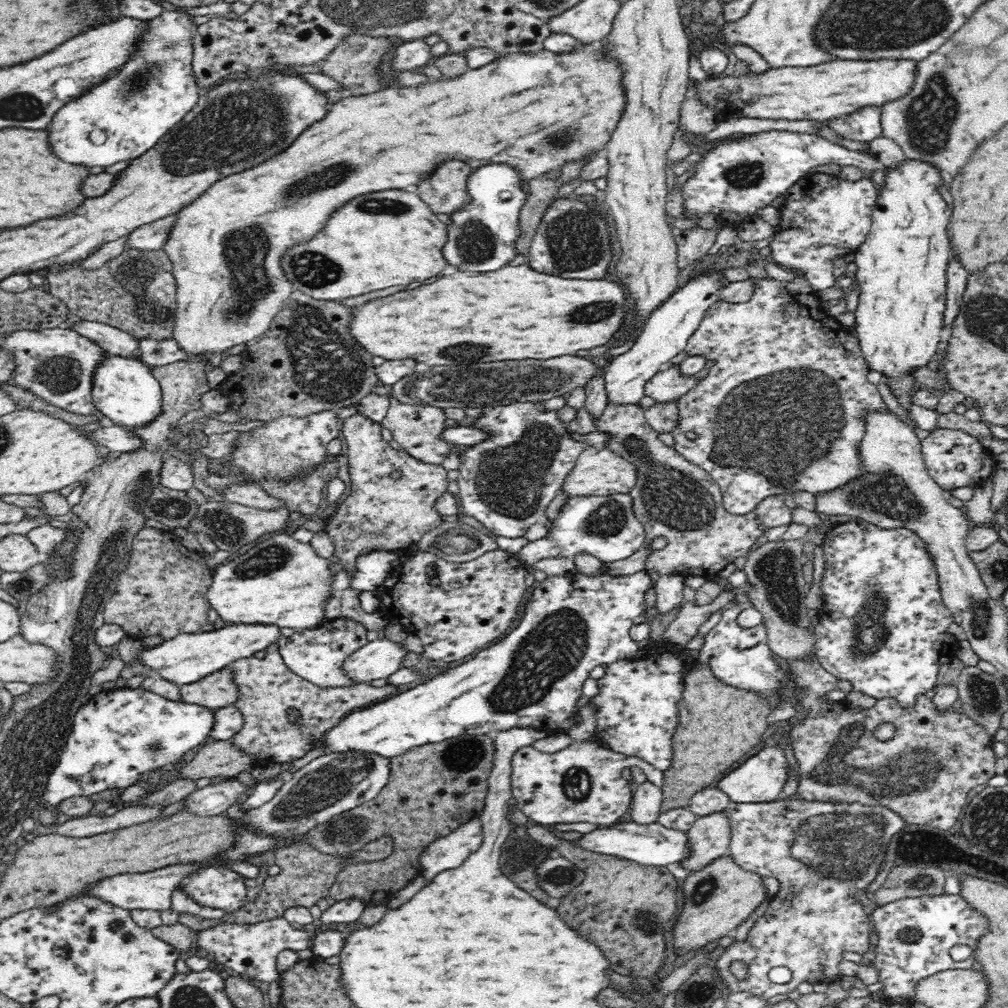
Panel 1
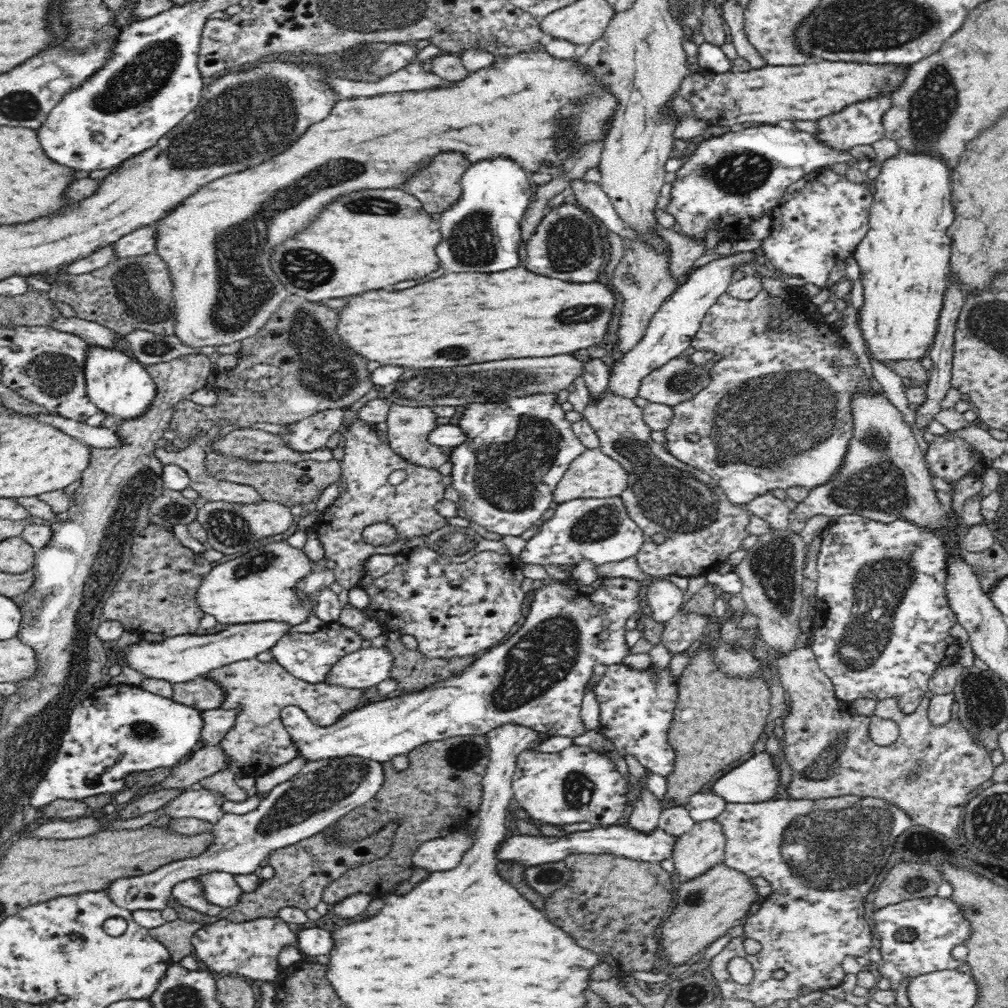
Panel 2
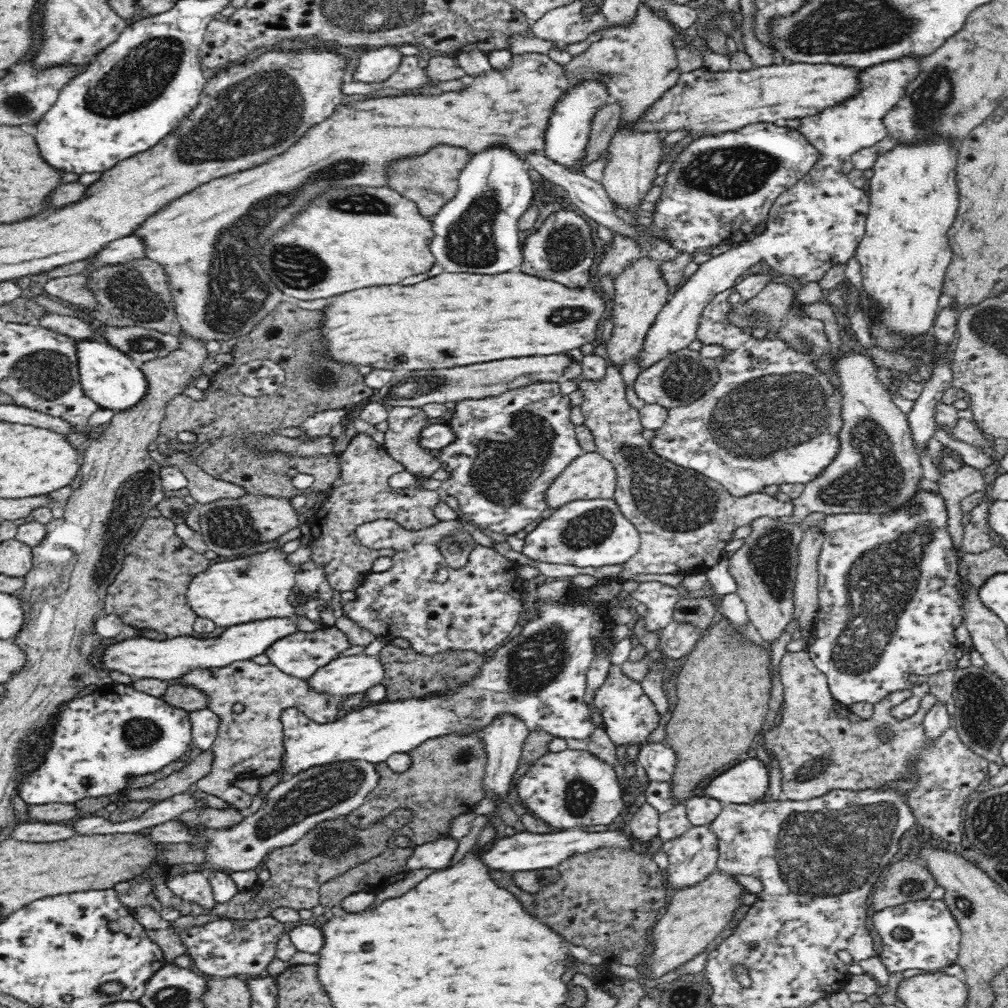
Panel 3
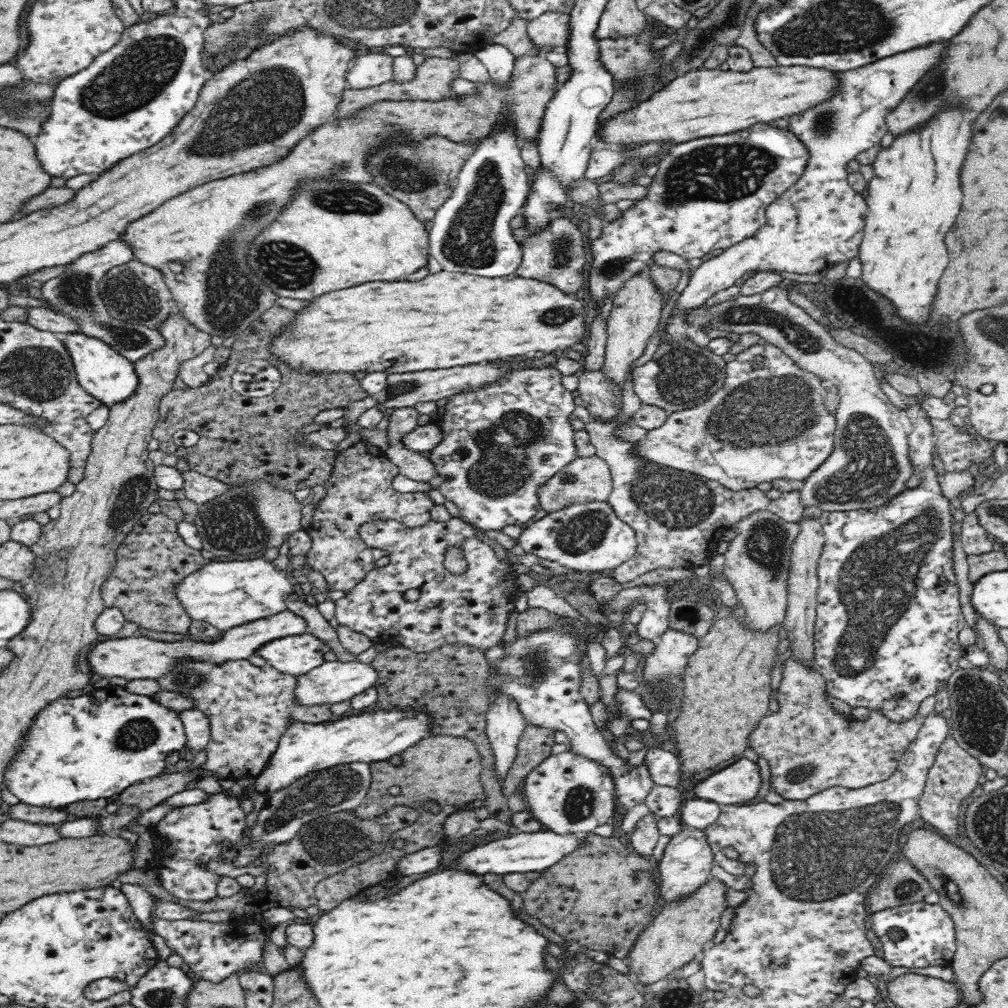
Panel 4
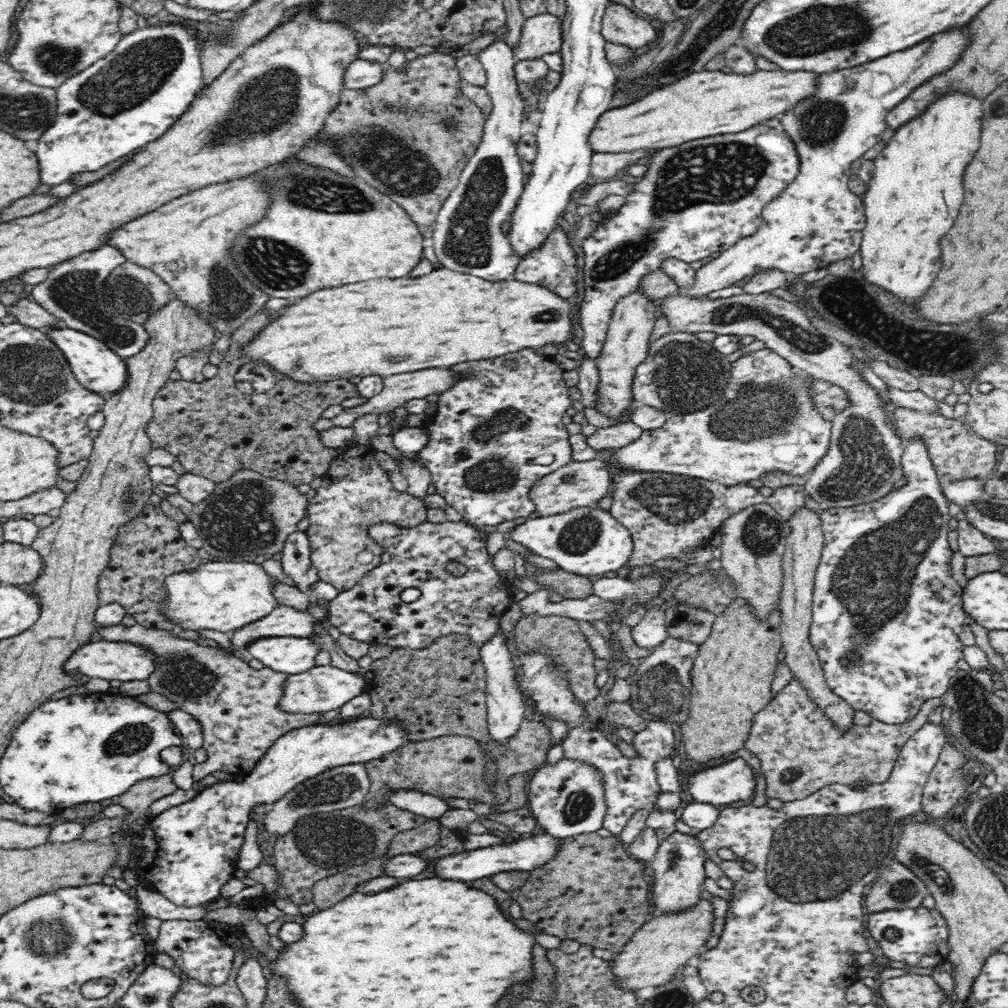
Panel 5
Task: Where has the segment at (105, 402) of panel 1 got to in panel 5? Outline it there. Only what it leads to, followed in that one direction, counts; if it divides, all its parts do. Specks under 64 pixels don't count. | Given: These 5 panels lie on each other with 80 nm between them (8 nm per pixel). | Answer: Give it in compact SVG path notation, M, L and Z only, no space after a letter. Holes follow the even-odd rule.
M44 326L40 330L44 331L48 335L48 339L52 343L56 343L56 347L64 353L73 376L84 388L106 397L112 396L114 392L118 392L126 384L128 376L125 360L110 350L106 344L100 342L100 339L79 330L62 326Z

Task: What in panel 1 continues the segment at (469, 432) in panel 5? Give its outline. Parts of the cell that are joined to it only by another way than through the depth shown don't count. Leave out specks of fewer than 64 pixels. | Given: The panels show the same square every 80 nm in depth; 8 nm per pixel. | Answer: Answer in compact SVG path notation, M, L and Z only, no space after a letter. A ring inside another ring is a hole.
M536 400L512 403L504 407L482 408L480 415L470 420L468 427L480 429L486 436L478 444L459 449L460 465L456 481L460 506L465 516L472 516L494 535L506 538L522 536L536 522L545 524L548 506L556 498L564 478L586 448L573 437L567 422L559 419L557 412L558 410L546 409L544 401Z

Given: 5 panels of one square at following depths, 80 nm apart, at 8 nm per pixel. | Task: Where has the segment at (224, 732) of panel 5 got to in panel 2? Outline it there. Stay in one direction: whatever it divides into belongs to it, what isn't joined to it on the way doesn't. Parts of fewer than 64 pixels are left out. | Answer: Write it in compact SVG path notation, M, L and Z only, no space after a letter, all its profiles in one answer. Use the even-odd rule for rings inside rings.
M253 658L233 662L210 670L208 674L200 677L210 679L220 687L224 695L224 700L220 702L221 710L232 710L237 706L242 708L235 719L234 727L228 730L218 744L226 755L225 768L199 782L201 788L222 795L224 800L232 802L246 802L251 797L247 791L237 786L237 775L248 775L256 779L296 756L297 747L290 741L290 736L281 722L281 712L285 707L300 708L318 726L331 726L350 711L367 704L362 699L366 689L349 689L328 683L312 684L292 676L276 661L260 662Z

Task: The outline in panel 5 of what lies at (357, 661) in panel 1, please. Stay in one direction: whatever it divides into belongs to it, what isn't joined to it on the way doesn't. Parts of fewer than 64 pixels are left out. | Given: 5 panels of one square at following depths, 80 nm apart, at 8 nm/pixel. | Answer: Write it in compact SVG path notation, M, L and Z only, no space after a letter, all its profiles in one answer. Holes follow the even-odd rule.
M332 665L315 666L300 674L288 675L282 682L282 696L278 698L279 710L287 714L324 714L344 706L345 702L362 694L366 680L360 675L336 668Z

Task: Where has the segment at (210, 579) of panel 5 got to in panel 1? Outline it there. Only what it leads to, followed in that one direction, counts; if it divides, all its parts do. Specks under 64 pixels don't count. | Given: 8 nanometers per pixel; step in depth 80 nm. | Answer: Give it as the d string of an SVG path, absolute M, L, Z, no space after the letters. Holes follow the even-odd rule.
M277 533L250 548L246 553L237 556L213 570L212 584L206 590L208 608L215 610L218 616L234 624L275 624L279 628L294 628L303 630L316 627L323 622L324 604L332 590L332 572L328 568L327 558L320 557L312 549L310 543L300 543L289 534Z

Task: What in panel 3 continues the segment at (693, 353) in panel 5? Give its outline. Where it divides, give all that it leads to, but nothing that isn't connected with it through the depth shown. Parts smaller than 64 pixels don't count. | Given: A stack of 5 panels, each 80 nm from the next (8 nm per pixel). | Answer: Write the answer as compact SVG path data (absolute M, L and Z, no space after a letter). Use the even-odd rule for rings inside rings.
M684 346L666 357L658 363L653 363L648 369L642 369L635 380L634 390L645 404L657 404L667 409L688 406L722 378L720 377L721 360L706 359L699 350Z

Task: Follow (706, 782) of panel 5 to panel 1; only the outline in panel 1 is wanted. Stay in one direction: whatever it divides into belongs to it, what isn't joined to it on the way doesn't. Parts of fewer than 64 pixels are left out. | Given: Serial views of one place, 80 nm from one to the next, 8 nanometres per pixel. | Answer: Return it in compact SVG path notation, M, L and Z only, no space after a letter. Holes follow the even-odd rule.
M767 746L752 758L748 758L736 770L725 775L718 782L716 788L721 793L726 794L732 802L772 802L778 800L780 792L782 792L782 788L786 784L786 778L788 778L784 756L782 750L779 750L776 746Z

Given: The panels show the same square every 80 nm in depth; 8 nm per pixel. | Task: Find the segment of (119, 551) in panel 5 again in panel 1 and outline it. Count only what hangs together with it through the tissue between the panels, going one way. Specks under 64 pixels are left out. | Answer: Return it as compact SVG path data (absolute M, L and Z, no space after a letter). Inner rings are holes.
M143 528L134 537L128 566L120 574L113 596L104 603L104 622L120 625L126 634L138 638L162 636L170 640L177 634L198 633L208 618L204 594L212 576L205 555L185 547L172 530Z

